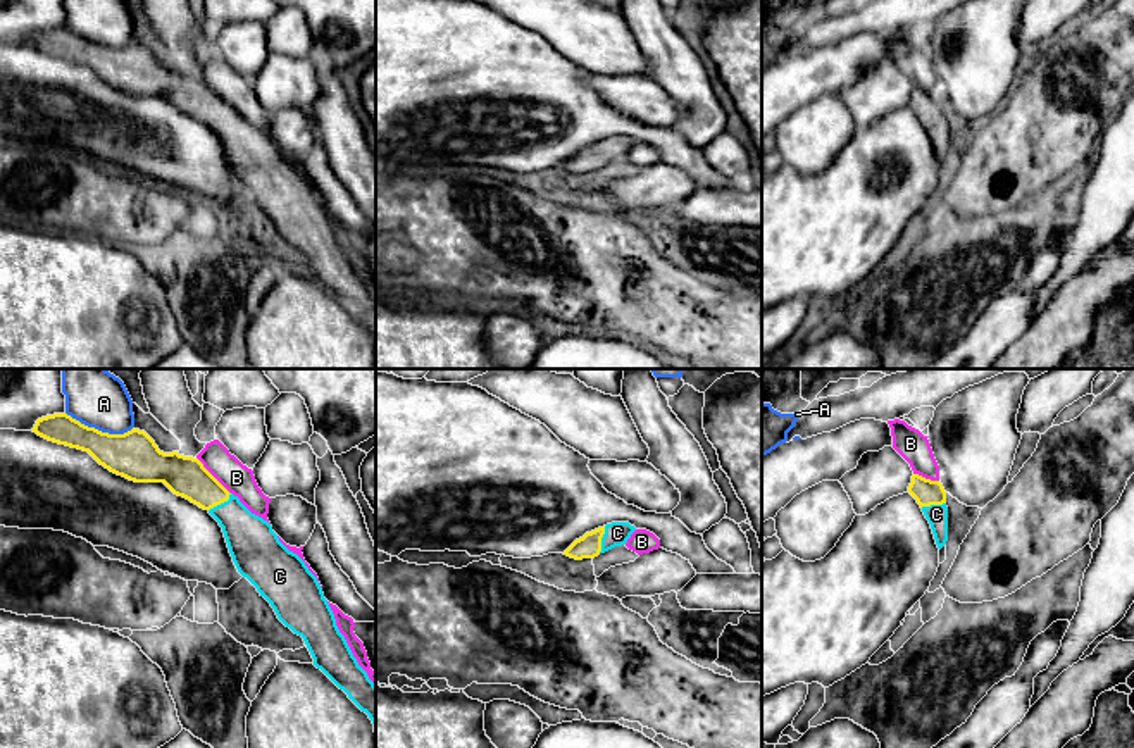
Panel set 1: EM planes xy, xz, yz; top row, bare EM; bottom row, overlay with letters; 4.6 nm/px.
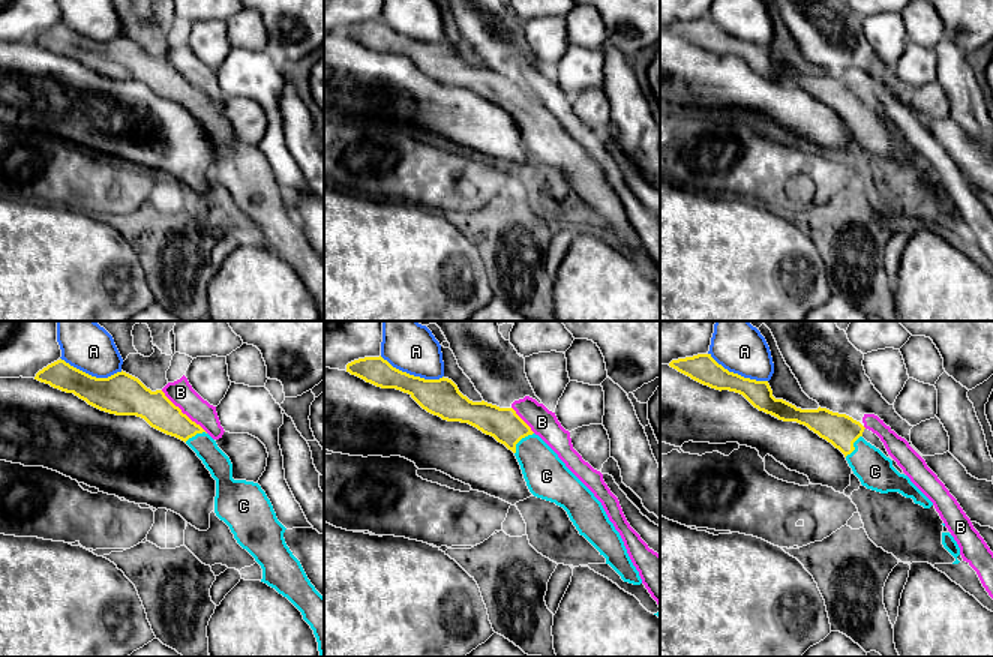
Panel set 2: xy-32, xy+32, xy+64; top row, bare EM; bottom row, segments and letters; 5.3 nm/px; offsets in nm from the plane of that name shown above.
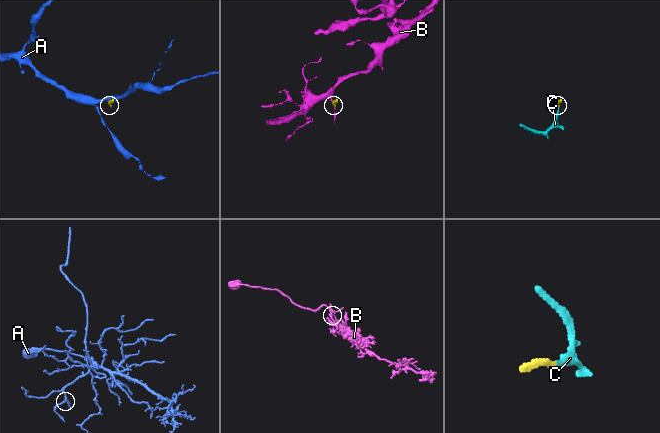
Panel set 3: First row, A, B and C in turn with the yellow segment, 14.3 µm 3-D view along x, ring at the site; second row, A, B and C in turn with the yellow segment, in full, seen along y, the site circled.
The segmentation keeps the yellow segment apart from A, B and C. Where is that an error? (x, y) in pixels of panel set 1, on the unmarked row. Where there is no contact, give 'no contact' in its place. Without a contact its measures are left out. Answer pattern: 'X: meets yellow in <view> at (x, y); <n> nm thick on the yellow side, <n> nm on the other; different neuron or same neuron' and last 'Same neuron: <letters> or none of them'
A: meets yellow in xy at (97, 43); 220 nm thick on the yellow side, 220 nm on the other; different neuron
B: meets yellow in xy at (212, 90); 190 nm thick on the yellow side, 140 nm on the other; different neuron
C: meets yellow in xz at (600, 154); 110 nm thick on the yellow side, 110 nm on the other; same neuron
Same neuron: C

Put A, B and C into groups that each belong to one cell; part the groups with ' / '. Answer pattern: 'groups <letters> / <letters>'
groups A / B / C

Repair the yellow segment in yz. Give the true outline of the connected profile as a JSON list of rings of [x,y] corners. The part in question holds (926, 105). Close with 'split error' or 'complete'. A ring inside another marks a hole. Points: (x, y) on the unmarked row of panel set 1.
[[[913,88],[908,107],[920,119],[925,133],[931,138],[936,159],[941,164],[948,155],[948,121],[943,98],[939,95],[931,95]]]; split error

